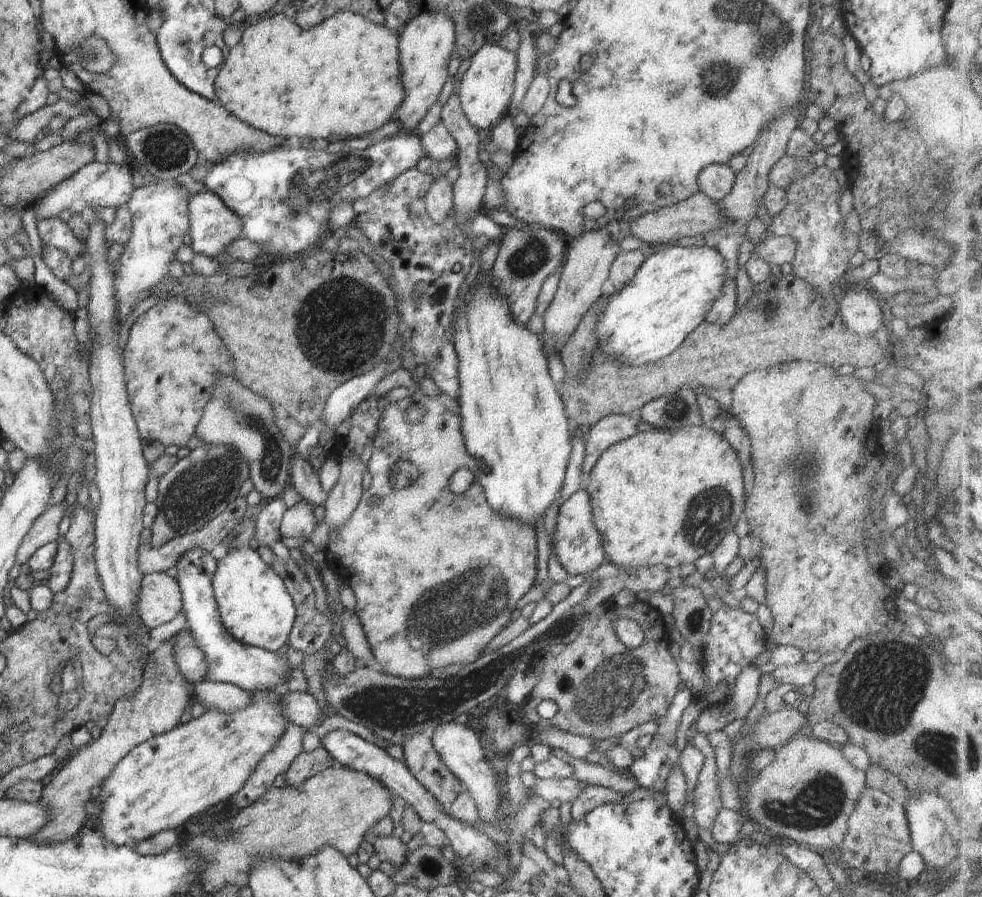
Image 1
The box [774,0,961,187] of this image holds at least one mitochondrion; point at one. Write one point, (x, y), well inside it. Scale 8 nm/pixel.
(928, 43)

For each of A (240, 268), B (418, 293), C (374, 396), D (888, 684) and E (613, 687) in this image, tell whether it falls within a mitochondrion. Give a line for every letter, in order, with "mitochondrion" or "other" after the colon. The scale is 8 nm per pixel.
A: mitochondrion
B: mitochondrion
C: other
D: mitochondrion
E: mitochondrion

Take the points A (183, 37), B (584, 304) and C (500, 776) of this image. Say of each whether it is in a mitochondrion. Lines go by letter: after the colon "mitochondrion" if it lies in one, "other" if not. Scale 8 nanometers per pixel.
A: mitochondrion
B: other
C: other

